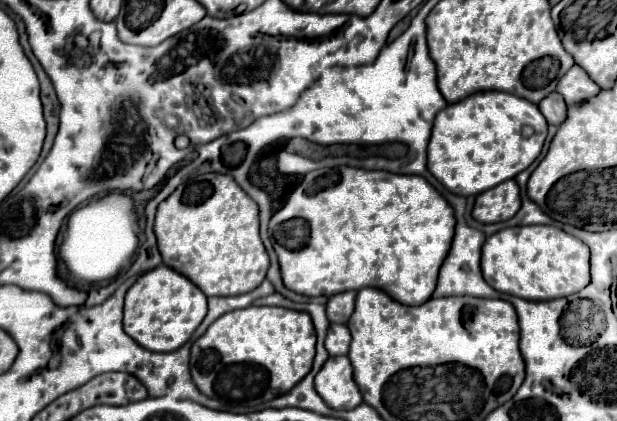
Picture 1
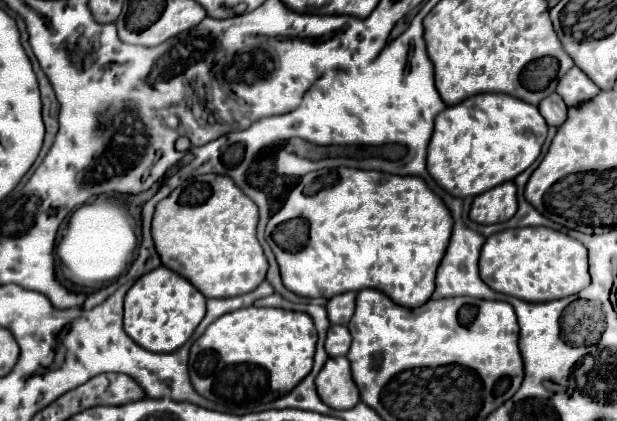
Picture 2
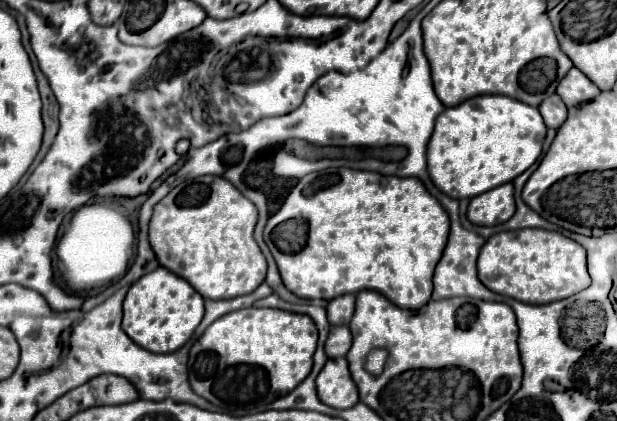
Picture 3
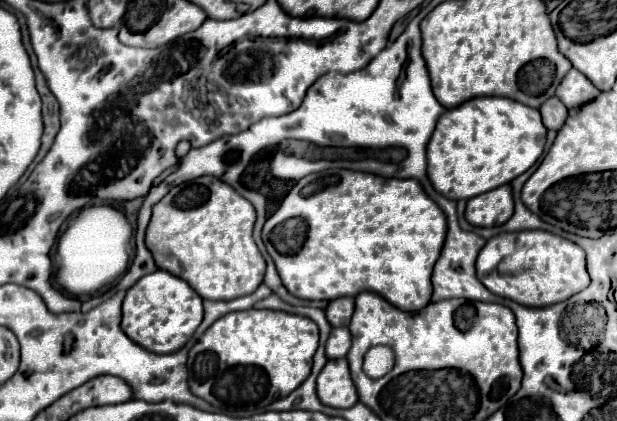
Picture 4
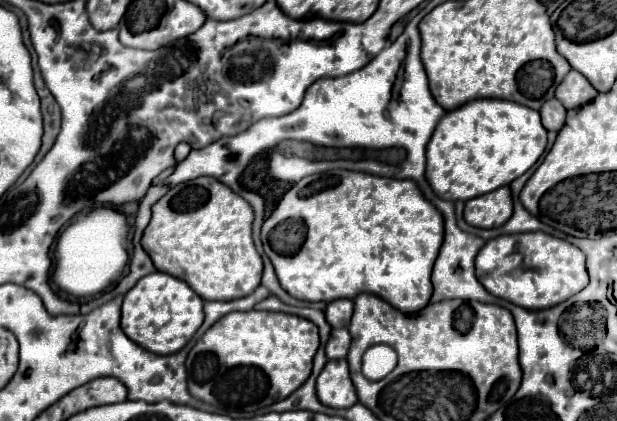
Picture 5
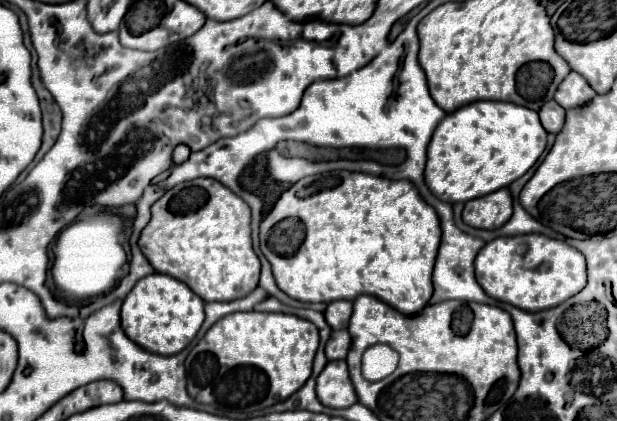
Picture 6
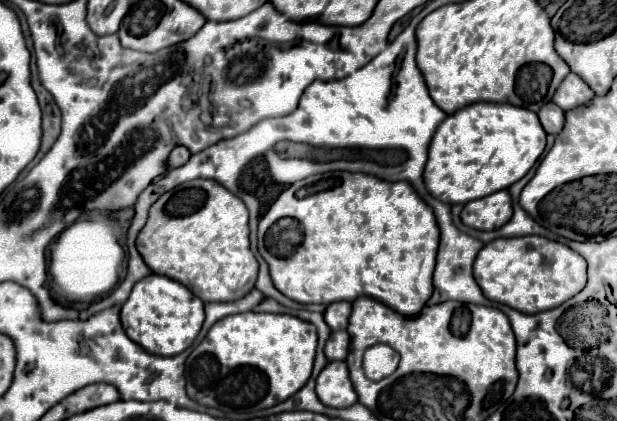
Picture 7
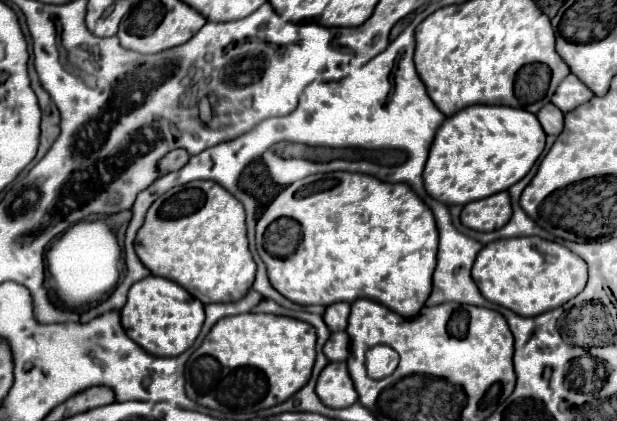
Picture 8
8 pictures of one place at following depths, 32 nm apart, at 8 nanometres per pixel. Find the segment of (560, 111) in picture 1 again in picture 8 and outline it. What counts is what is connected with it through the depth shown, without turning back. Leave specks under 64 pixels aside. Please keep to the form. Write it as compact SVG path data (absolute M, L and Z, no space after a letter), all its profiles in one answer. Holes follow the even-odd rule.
M546 104L544 108L540 108L540 112L536 116L538 116L538 122L542 124L542 128L544 128L546 134L558 136L562 132L564 114L554 104Z

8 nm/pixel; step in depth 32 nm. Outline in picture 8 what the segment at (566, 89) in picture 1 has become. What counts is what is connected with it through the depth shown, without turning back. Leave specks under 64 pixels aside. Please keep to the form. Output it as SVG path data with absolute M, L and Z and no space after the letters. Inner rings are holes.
M570 74L564 82L560 82L560 86L556 88L554 96L552 96L552 104L558 106L564 114L570 112L572 108L588 102L594 94L588 90L586 84L582 84L574 74Z

